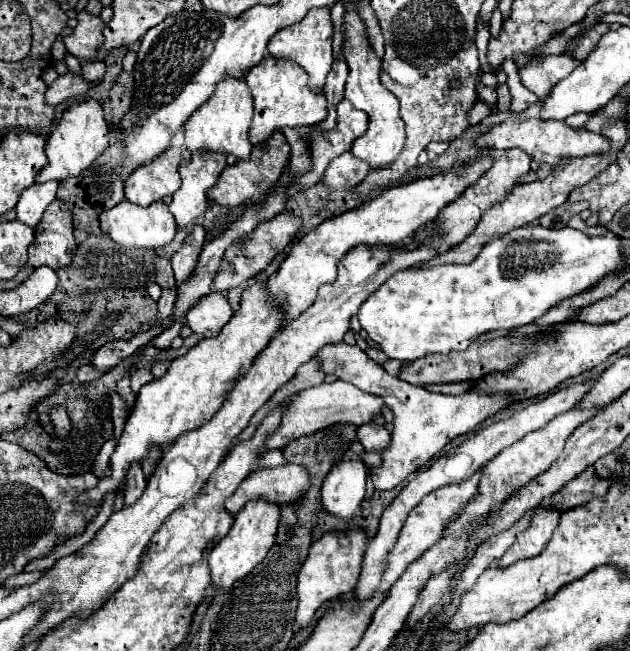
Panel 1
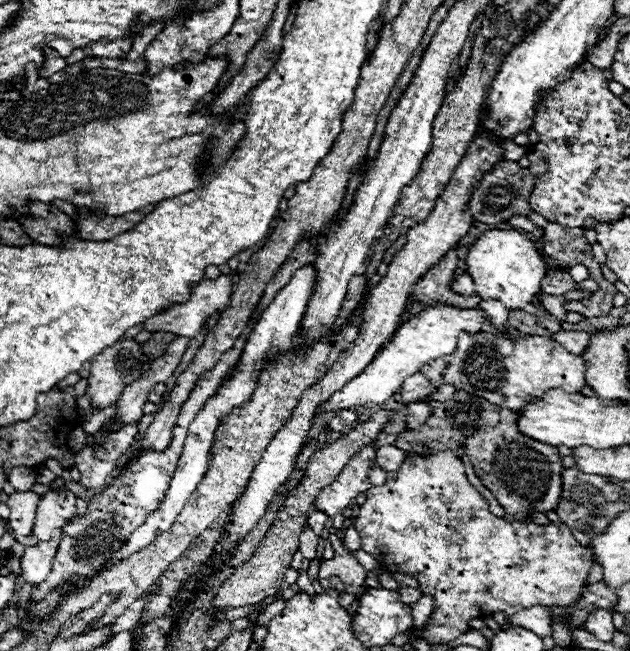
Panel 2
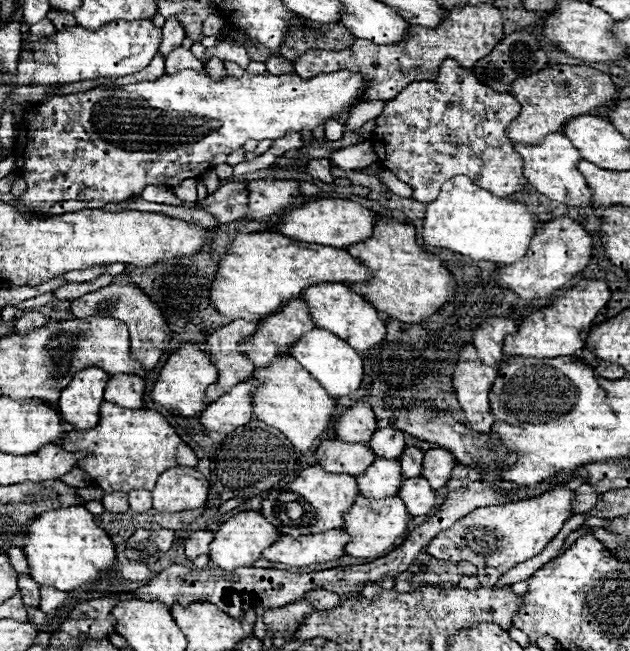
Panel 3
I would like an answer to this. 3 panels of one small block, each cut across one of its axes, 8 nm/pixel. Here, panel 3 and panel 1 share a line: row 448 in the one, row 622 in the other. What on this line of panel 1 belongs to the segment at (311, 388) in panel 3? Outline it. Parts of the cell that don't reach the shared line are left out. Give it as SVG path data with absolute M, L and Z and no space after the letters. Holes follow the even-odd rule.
M354 528L352 530L352 544L342 548L338 542L336 542L336 532L326 532L322 538L314 540L312 542L312 548L310 548L310 554L300 570L300 576L298 576L298 610L296 610L296 622L304 628L310 624L312 616L316 614L316 610L332 600L332 598L338 598L340 594L346 594L346 592L352 592L356 582L358 582L358 576L360 576L360 570L362 570L362 560L364 560L364 550L366 550L366 542L368 542L368 534L360 528Z

